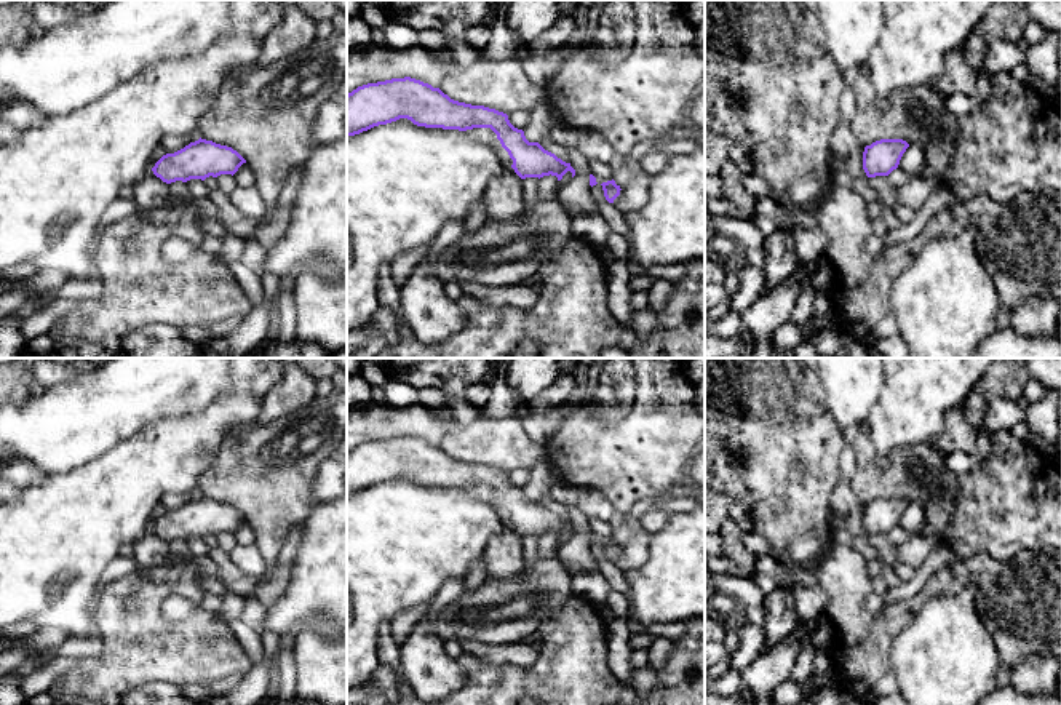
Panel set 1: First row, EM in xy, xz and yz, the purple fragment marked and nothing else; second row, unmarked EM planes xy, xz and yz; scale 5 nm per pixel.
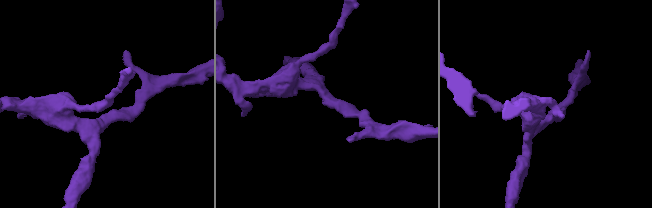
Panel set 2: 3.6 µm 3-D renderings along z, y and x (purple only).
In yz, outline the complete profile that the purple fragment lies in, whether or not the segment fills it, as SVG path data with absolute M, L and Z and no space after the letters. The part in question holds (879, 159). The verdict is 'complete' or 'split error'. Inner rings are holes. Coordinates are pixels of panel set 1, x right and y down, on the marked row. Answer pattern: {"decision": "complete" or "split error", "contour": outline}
{"decision": "complete", "contour": "M880 139L864 147L863 169L868 177L888 176L898 168L909 144L903 139Z"}

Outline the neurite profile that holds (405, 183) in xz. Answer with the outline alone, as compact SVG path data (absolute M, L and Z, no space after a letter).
M407 118L347 136L347 230L353 238L353 262L347 269L347 331L368 323L379 307L379 270L399 254L431 245L449 221L467 219L503 166L492 150L459 129L417 126Z

